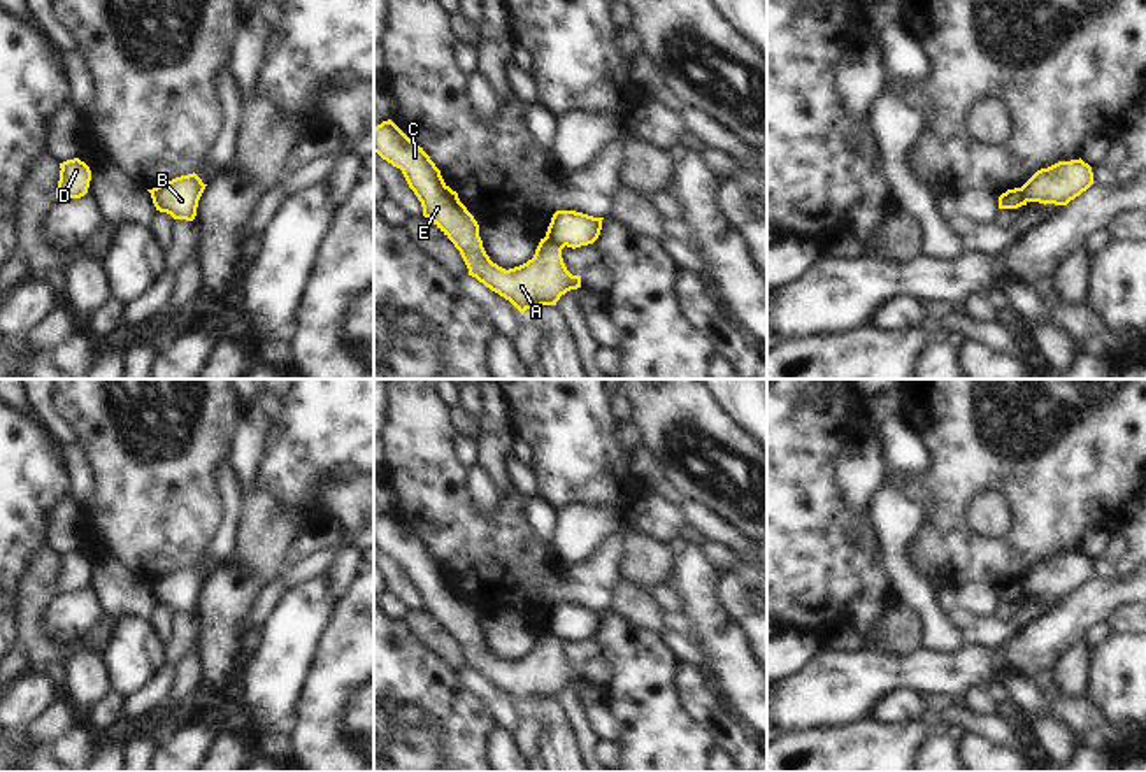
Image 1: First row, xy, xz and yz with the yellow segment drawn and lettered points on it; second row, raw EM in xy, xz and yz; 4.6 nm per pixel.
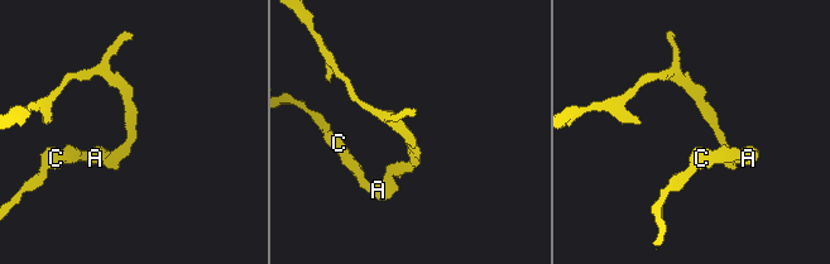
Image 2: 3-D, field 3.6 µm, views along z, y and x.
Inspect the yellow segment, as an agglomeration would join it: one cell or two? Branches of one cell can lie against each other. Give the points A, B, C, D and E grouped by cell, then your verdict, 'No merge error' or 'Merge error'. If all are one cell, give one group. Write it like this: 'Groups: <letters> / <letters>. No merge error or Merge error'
Groups: A C D E / B. Merge error.

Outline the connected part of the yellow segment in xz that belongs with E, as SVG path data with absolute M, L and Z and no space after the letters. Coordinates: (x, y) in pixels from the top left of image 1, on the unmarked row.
M391 512L374 521L374 546L400 561L428 611L460 644L469 668L509 693L519 705L530 700L556 698L562 688L581 681L581 668L572 668L560 639L541 632L535 647L514 661L502 661L490 653L479 630L479 618L442 572L430 549Z

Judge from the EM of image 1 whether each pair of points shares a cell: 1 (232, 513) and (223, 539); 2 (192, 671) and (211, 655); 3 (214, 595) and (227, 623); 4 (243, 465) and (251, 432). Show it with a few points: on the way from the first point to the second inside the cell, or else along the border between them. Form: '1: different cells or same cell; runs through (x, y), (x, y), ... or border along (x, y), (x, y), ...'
1: same cell; runs through (229, 520), (225, 532)
2: different cells; border along (193, 651), (200, 664), (202, 679)
3: same cell; runs through (220, 602), (220, 616)
4: same cell; runs through (244, 457), (248, 441)

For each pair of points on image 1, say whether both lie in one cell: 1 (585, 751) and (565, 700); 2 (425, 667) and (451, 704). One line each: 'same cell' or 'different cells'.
1: same cell
2: same cell

